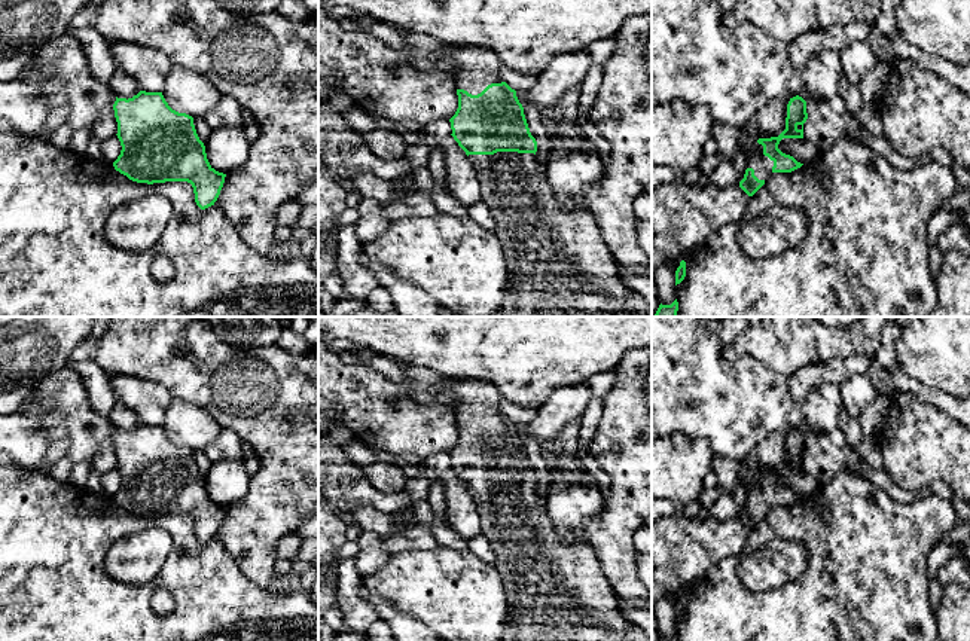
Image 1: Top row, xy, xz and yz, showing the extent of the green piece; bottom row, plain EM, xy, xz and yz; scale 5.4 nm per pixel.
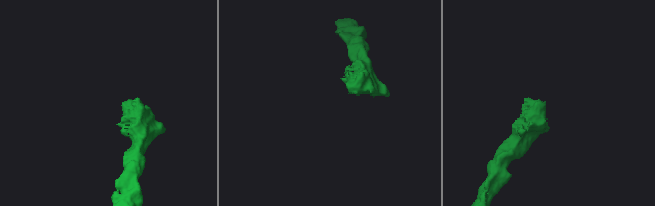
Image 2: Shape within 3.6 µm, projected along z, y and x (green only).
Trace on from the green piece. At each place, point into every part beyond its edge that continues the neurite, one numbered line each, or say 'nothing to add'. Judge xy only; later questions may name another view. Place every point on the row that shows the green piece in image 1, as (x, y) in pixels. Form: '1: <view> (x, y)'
nothing to add

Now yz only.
1: yz (762, 165)

